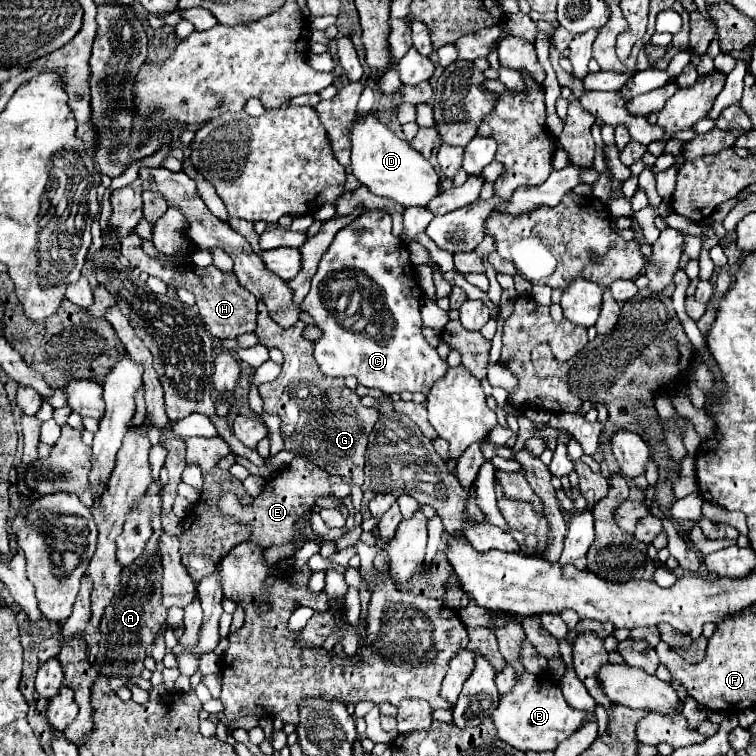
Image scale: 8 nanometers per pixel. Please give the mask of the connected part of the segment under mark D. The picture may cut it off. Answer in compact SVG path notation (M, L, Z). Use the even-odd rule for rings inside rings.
M373 110L365 116L357 114L349 140L351 170L373 194L387 196L401 206L427 206L427 202L439 194L439 176L433 166L405 140L397 138L385 124L381 124Z

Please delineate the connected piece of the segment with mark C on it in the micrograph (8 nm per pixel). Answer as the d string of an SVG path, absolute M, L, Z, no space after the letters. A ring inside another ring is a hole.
M367 210L361 216L357 216L351 224L347 224L347 228L341 228L335 234L335 240L331 242L331 248L327 248L327 252L323 254L323 260L319 260L319 268L317 274L311 280L311 290L305 296L301 310L309 312L309 316L315 321L315 326L321 330L321 338L315 340L313 346L313 356L315 362L319 364L319 370L325 376L355 376L359 380L359 384L367 386L367 388L377 388L385 394L395 394L395 392L427 392L437 380L439 376L443 376L447 372L447 362L439 358L437 350L431 348L425 340L425 336L421 334L421 316L419 316L419 308L421 308L421 300L423 298L423 290L419 288L413 272L411 272L411 260L409 260L409 252L407 246L393 236L391 232L391 214L385 210ZM367 284L371 284L371 290L375 294L379 294L379 304L381 304L381 312L383 312L383 320L361 320L355 326L345 326L345 310L349 304L349 290L355 286L365 288Z

